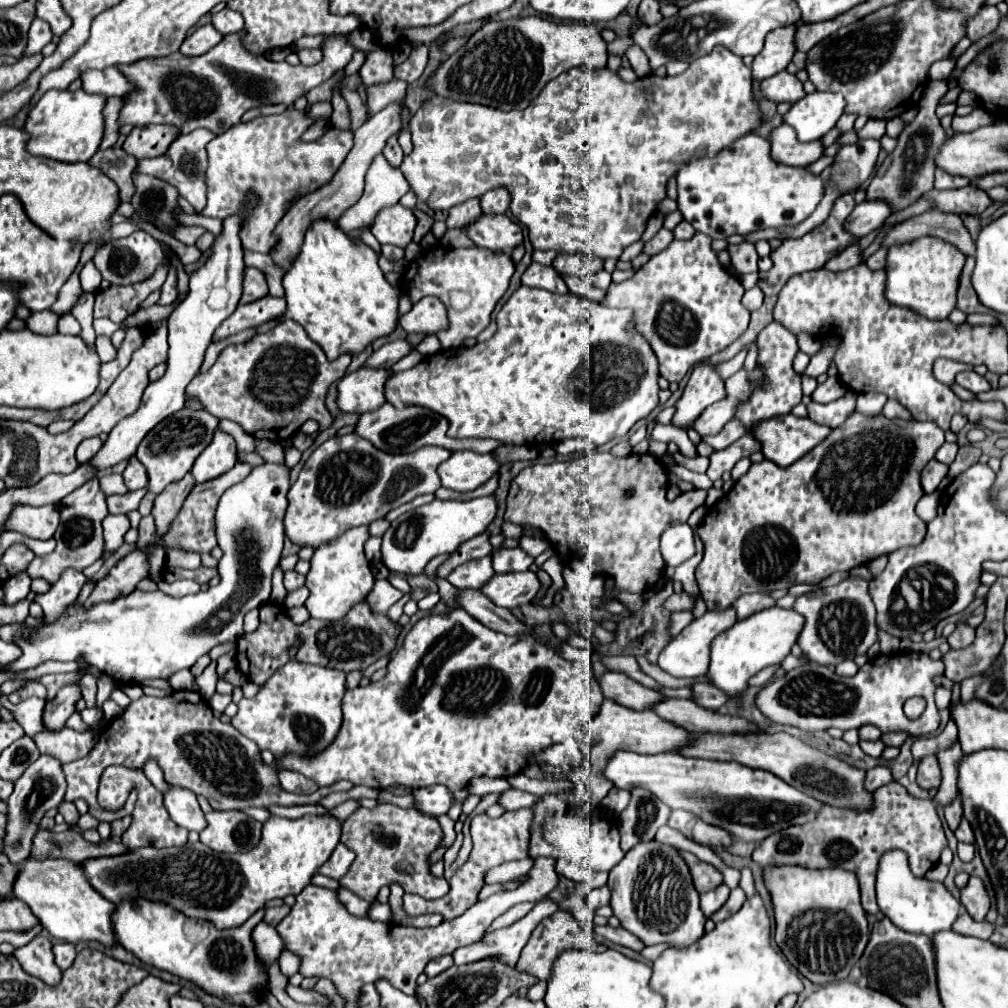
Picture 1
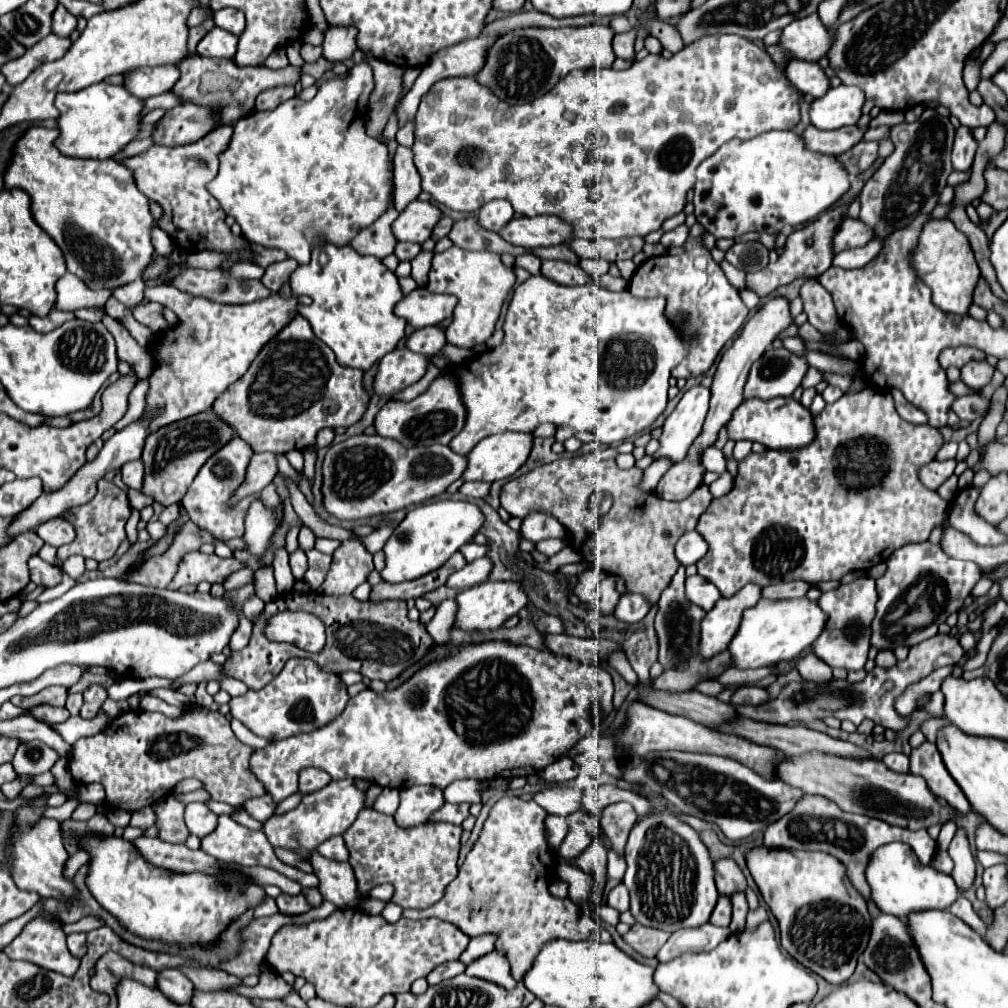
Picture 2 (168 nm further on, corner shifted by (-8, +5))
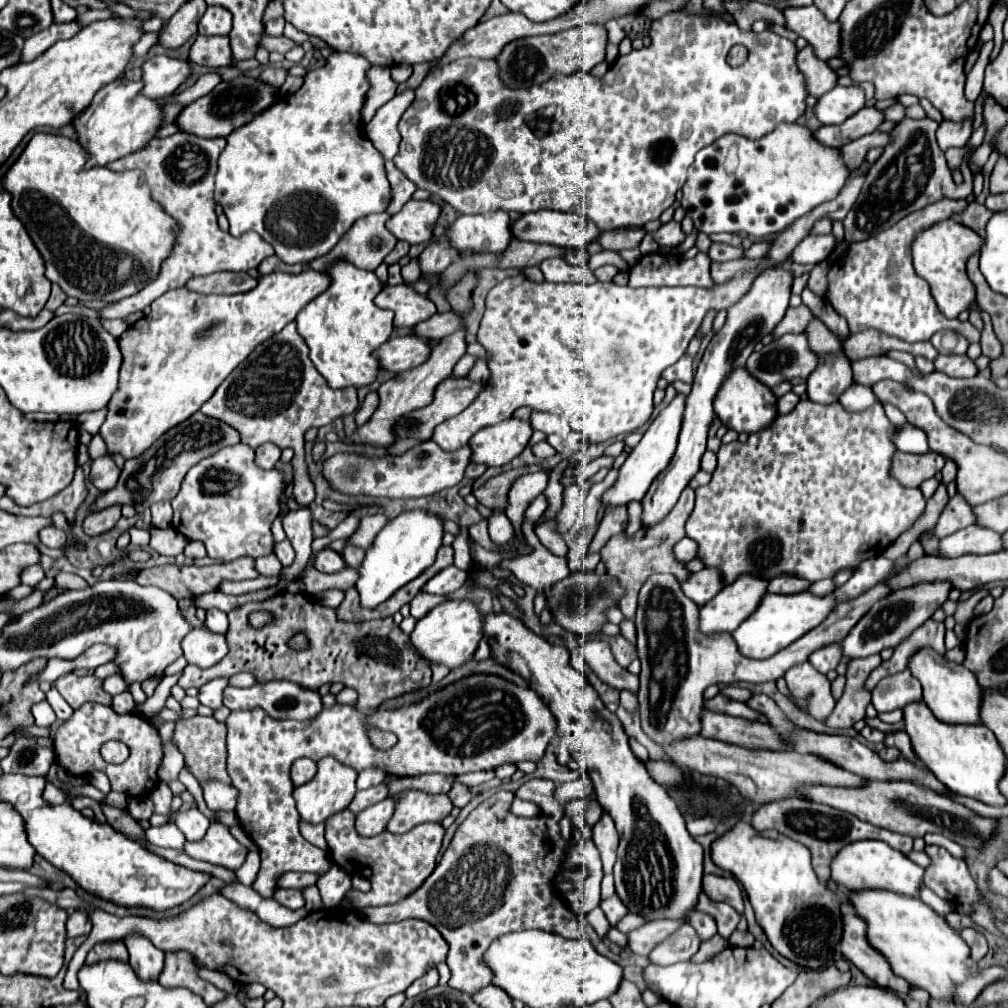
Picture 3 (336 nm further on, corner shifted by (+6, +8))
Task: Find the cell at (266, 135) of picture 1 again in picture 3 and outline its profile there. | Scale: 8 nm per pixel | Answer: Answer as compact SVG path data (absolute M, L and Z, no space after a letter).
M332 53L328 59L326 59L326 65L320 67L320 69L314 69L306 75L302 87L288 95L288 97L282 97L278 103L274 103L270 109L266 109L264 113L256 115L250 123L246 123L244 127L236 129L234 133L230 133L226 137L228 145L226 149L222 151L220 159L218 159L218 175L216 175L216 189L214 189L214 199L216 203L222 203L224 207L224 213L230 221L230 233L234 237L240 237L244 235L246 231L256 231L264 241L268 241L276 255L284 261L284 263L310 263L312 259L320 257L320 255L326 255L328 251L334 249L334 245L340 241L340 237L354 225L356 219L364 217L364 215L370 215L370 213L382 213L386 211L390 199L392 199L392 191L390 191L390 183L386 179L386 169L384 169L384 159L382 155L378 155L376 147L370 143L370 139L366 139L364 131L362 129L362 107L364 107L364 101L366 101L366 93L370 89L370 83L368 83L368 69L372 65L358 53Z

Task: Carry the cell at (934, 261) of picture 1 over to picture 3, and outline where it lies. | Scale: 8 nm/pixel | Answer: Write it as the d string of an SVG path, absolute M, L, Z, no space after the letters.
M948 219L948 221L942 221L942 223L936 223L936 227L930 227L930 229L922 231L922 233L918 235L918 239L914 241L914 245L912 245L914 271L916 271L922 279L928 281L928 285L930 285L930 289L932 289L932 297L936 299L940 311L942 311L946 317L950 317L950 319L954 319L954 317L958 317L962 311L970 309L970 305L976 301L976 287L972 285L972 281L970 281L968 275L966 275L966 261L968 261L974 253L980 253L982 245L984 245L984 239L982 239L980 235L976 235L976 233L974 233L972 229L968 229L966 225L956 223L956 221L950 221L950 219Z

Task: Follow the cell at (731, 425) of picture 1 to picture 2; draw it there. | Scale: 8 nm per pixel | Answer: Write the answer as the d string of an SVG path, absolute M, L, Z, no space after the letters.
M752 398L752 402L742 402L734 410L726 428L728 428L728 438L734 442L750 440L750 442L760 442L770 450L788 450L788 452L808 446L816 436L816 426L812 422L810 410L804 408L794 398L772 398L768 402Z

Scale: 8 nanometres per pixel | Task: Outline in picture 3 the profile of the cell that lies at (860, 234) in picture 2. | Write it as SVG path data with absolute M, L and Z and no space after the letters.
M808 235L798 247L790 253L792 263L800 265L816 265L824 261L834 247L834 235Z

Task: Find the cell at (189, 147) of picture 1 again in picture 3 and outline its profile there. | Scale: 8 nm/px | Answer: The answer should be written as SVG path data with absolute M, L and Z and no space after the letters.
M176 133L166 139L154 139L154 143L150 143L150 147L146 147L146 151L140 151L138 155L128 155L126 159L118 159L106 165L112 171L128 171L128 169L144 171L146 181L152 187L154 199L162 203L166 213L170 213L178 221L180 233L172 257L166 259L166 263L162 265L158 279L154 279L154 283L148 283L142 291L138 291L138 295L126 297L114 305L98 309L100 319L124 319L130 313L142 311L166 291L184 287L192 277L210 275L216 271L256 269L266 257L274 255L270 243L266 243L256 233L244 233L242 237L232 237L230 233L224 233L218 227L218 217L214 211L216 207L214 177L218 171L218 155L222 153L224 147L226 139L222 137L204 139L190 133Z

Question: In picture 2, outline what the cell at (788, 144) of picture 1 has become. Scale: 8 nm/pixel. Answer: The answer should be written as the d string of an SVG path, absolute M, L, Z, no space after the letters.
M808 126L802 132L802 140L806 150L812 152L820 152L820 154L830 154L830 156L838 156L846 150L852 148L854 142L862 140L864 130L856 128L856 126L846 126L846 128L838 128L838 130L816 130L814 126Z

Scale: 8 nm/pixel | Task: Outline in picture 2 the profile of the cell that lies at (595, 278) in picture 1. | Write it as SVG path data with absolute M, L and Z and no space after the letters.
M594 258L594 260L580 260L580 266L588 272L588 274L596 274L596 276L602 276L608 272L610 264L602 258Z

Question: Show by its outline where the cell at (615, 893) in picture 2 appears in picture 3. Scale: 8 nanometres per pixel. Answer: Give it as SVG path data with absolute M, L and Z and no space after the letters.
M612 895L610 899L602 901L602 903L600 903L600 909L604 911L604 915L606 915L606 919L610 921L612 927L628 913L628 909L626 909L624 903L618 899L618 895Z

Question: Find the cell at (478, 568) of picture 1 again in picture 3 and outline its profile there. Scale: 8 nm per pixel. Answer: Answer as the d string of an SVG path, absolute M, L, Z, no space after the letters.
M452 565L452 567L446 567L444 571L440 571L438 575L434 575L434 577L422 587L422 591L432 593L432 595L450 595L450 593L458 591L458 589L464 585L466 577L468 577L466 571L462 571L462 569L458 569L458 567Z

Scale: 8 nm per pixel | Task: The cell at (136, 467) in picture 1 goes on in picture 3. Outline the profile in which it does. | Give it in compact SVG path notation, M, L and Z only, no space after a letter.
M108 455L90 463L90 481L100 491L108 491L110 487L114 487L114 483L118 481L118 475L120 475L120 469Z

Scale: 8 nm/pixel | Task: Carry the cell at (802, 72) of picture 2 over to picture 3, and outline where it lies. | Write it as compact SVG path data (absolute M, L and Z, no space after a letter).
M806 45L798 53L796 61L798 61L798 67L808 81L808 91L812 97L822 97L826 91L836 87L836 83L838 83L836 71L830 69L830 65L826 61L816 57L812 45Z

